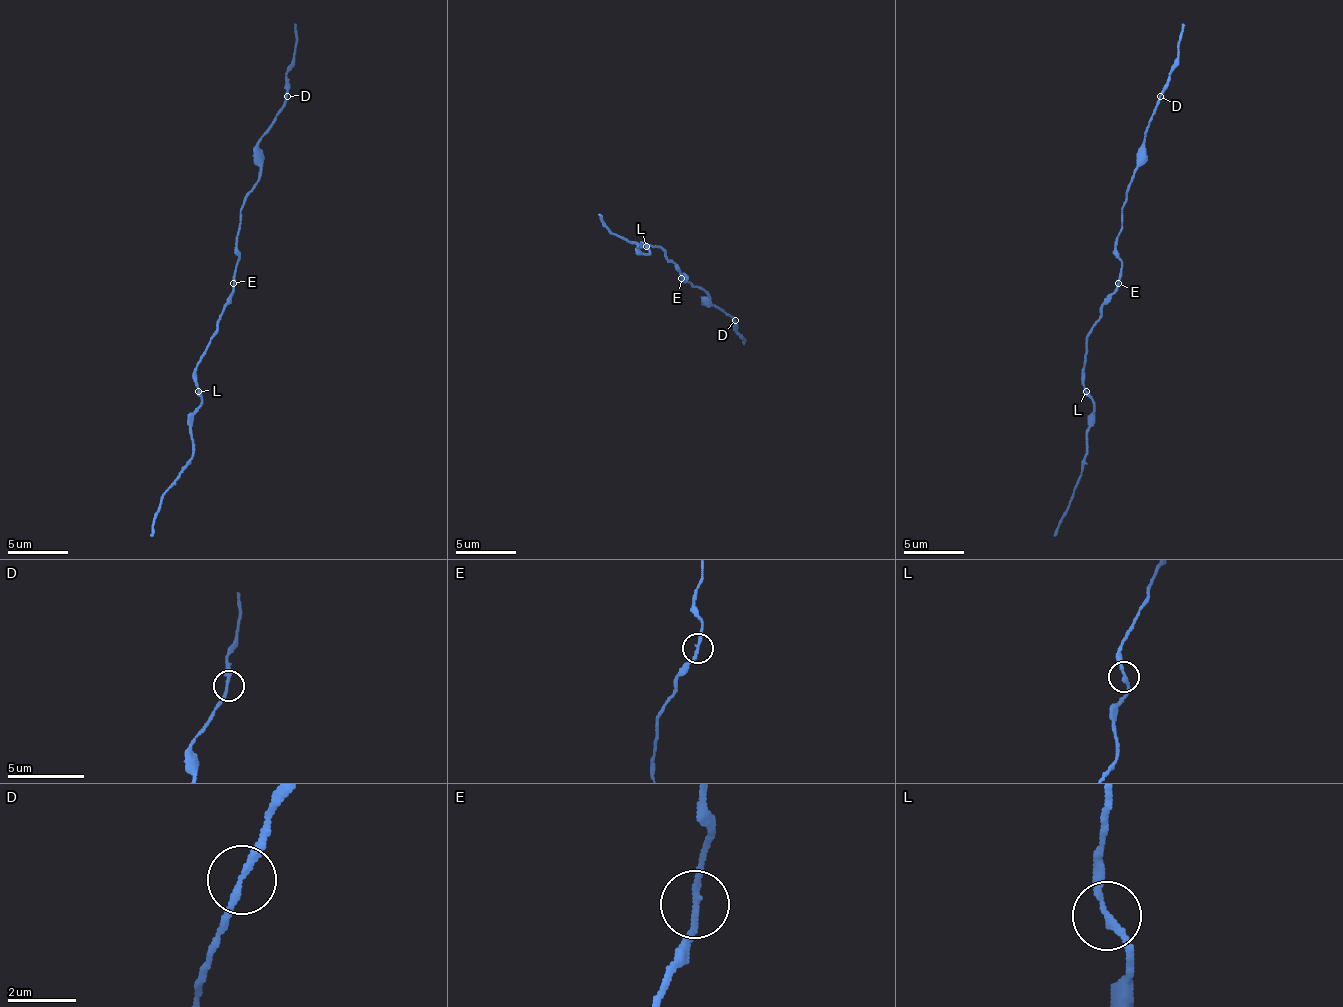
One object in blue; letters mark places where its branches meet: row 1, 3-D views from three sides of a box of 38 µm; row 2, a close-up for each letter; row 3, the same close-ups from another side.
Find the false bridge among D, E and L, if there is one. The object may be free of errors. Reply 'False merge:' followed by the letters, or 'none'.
False merge: none

